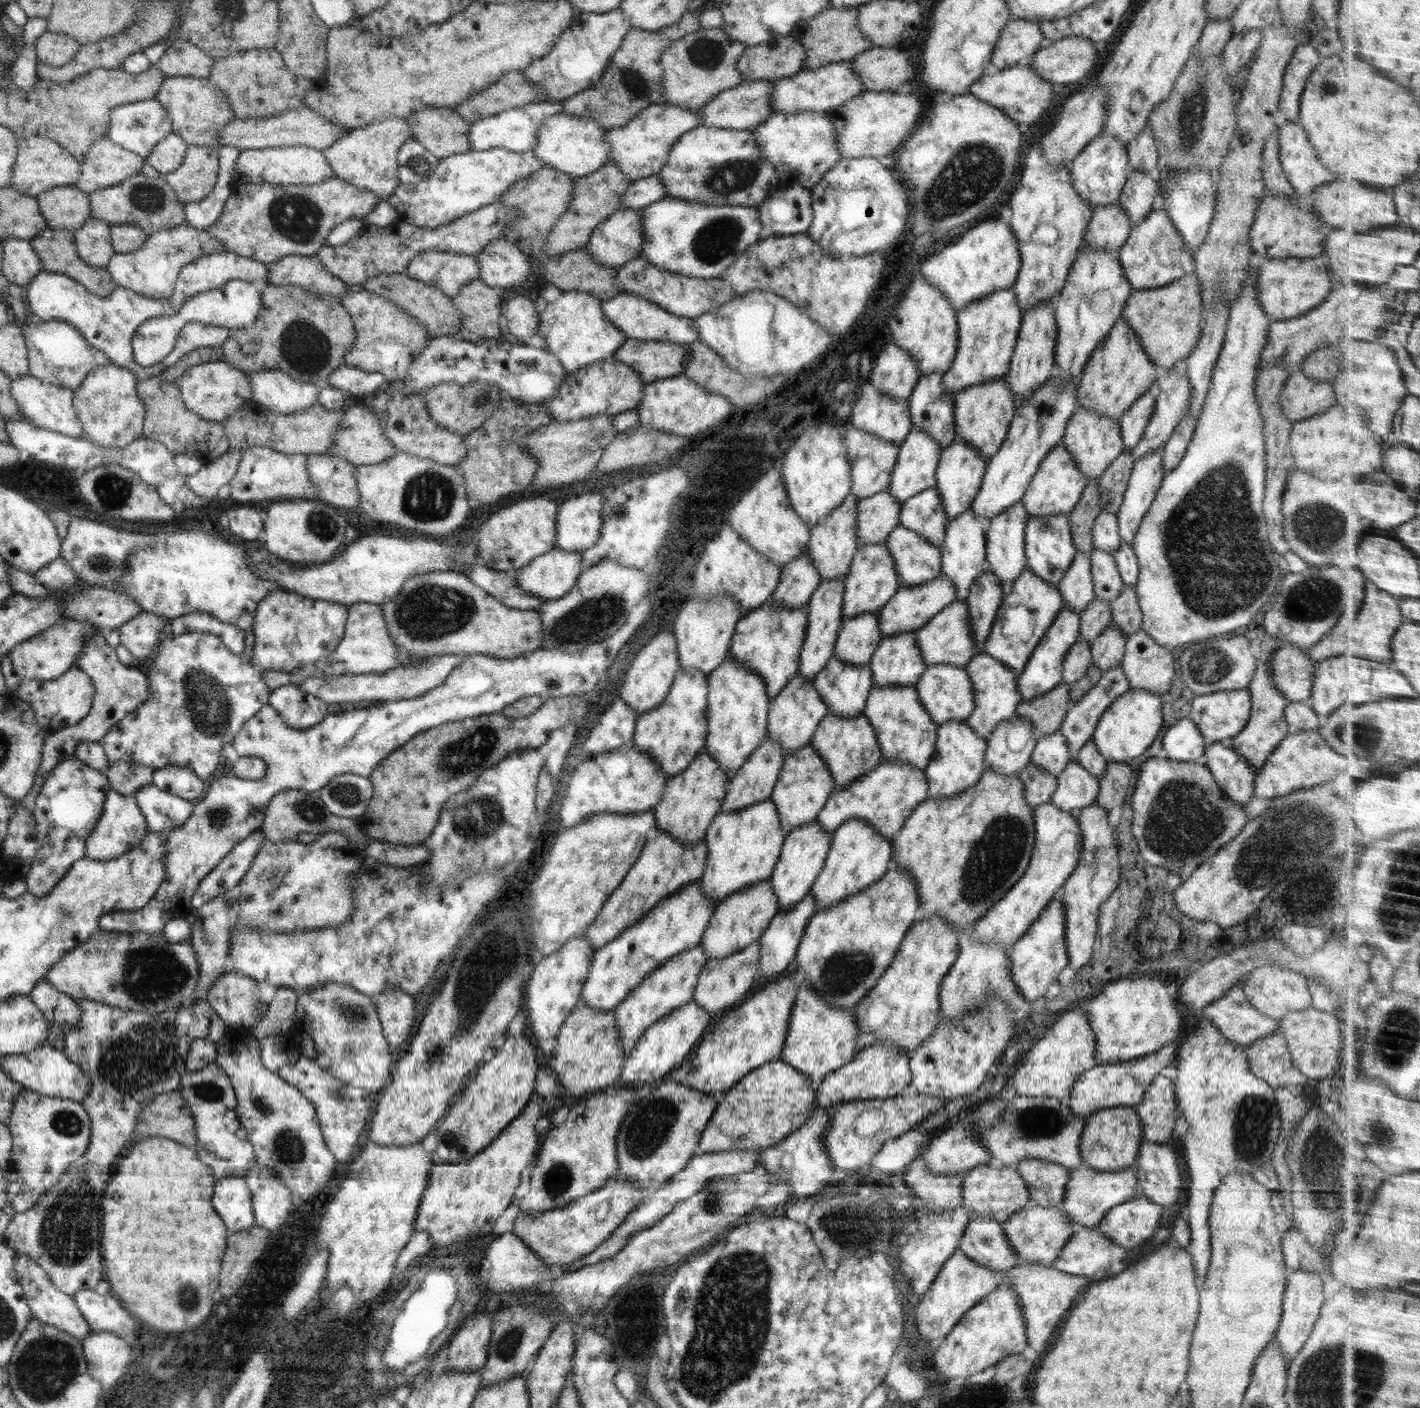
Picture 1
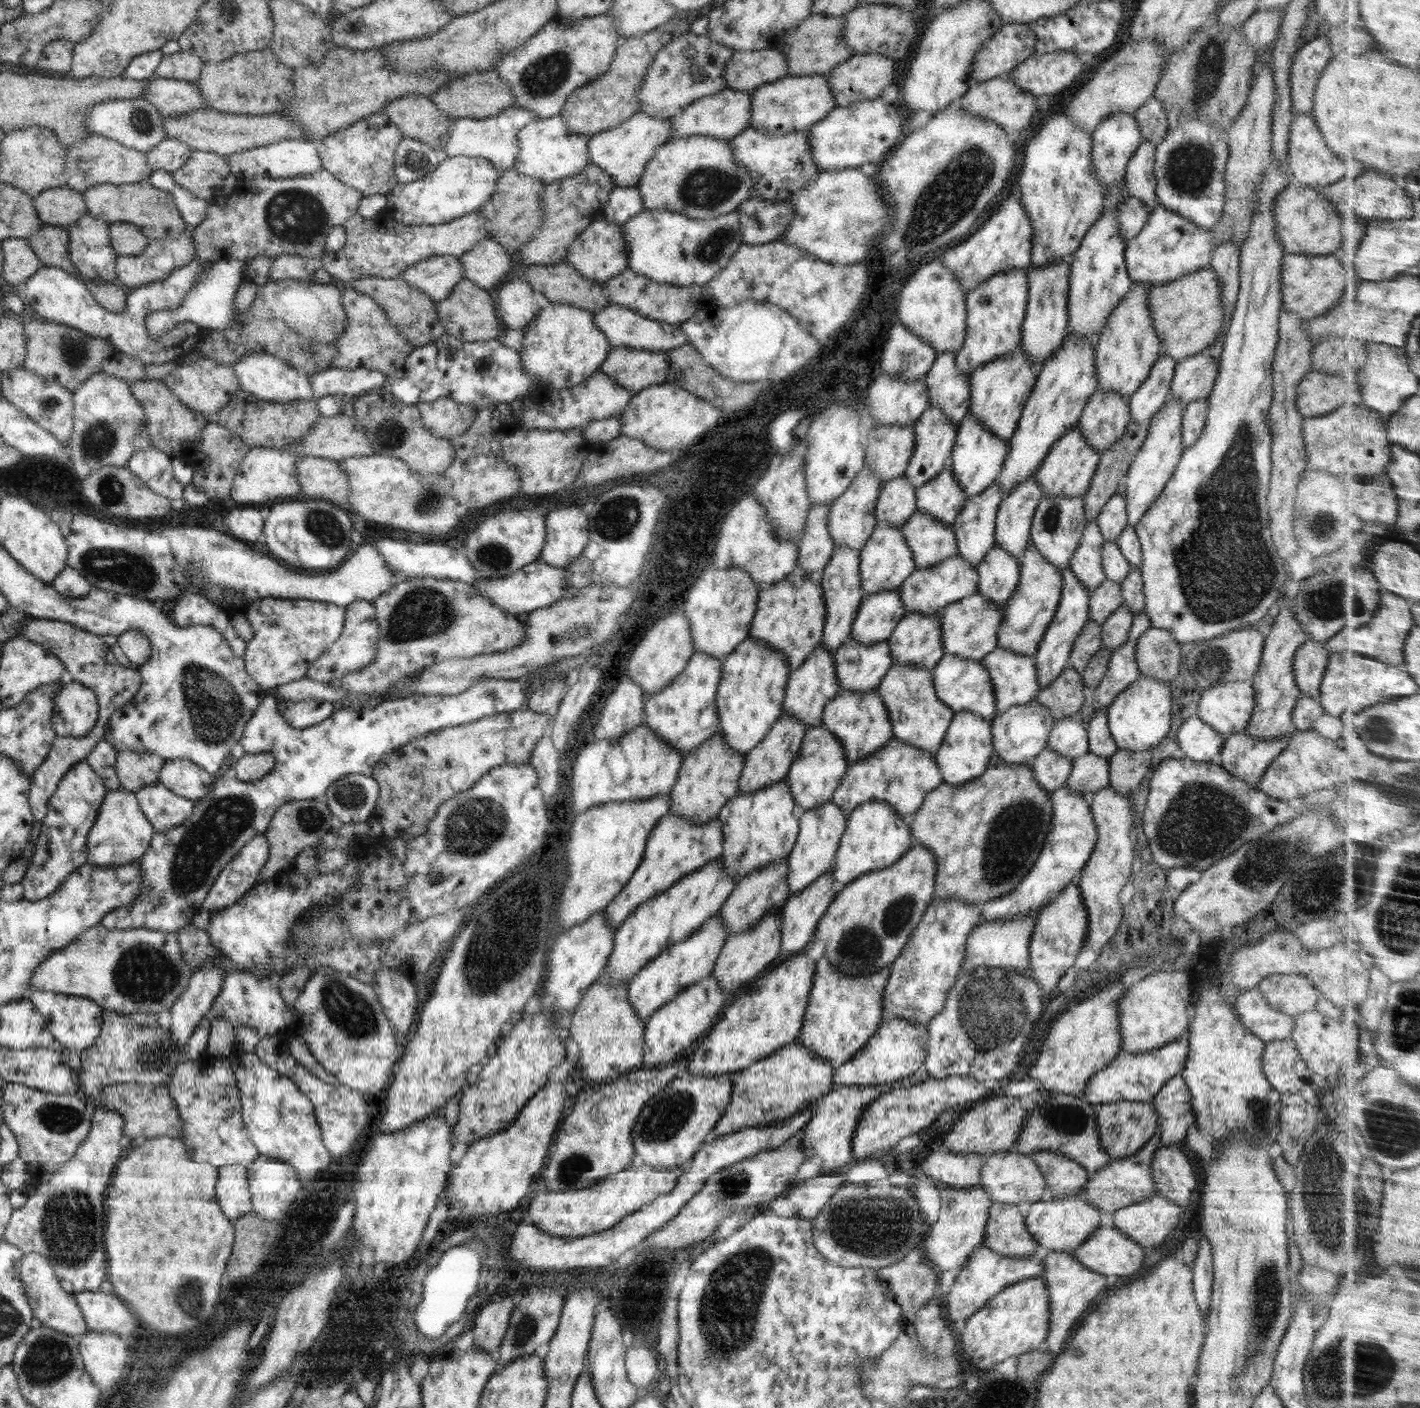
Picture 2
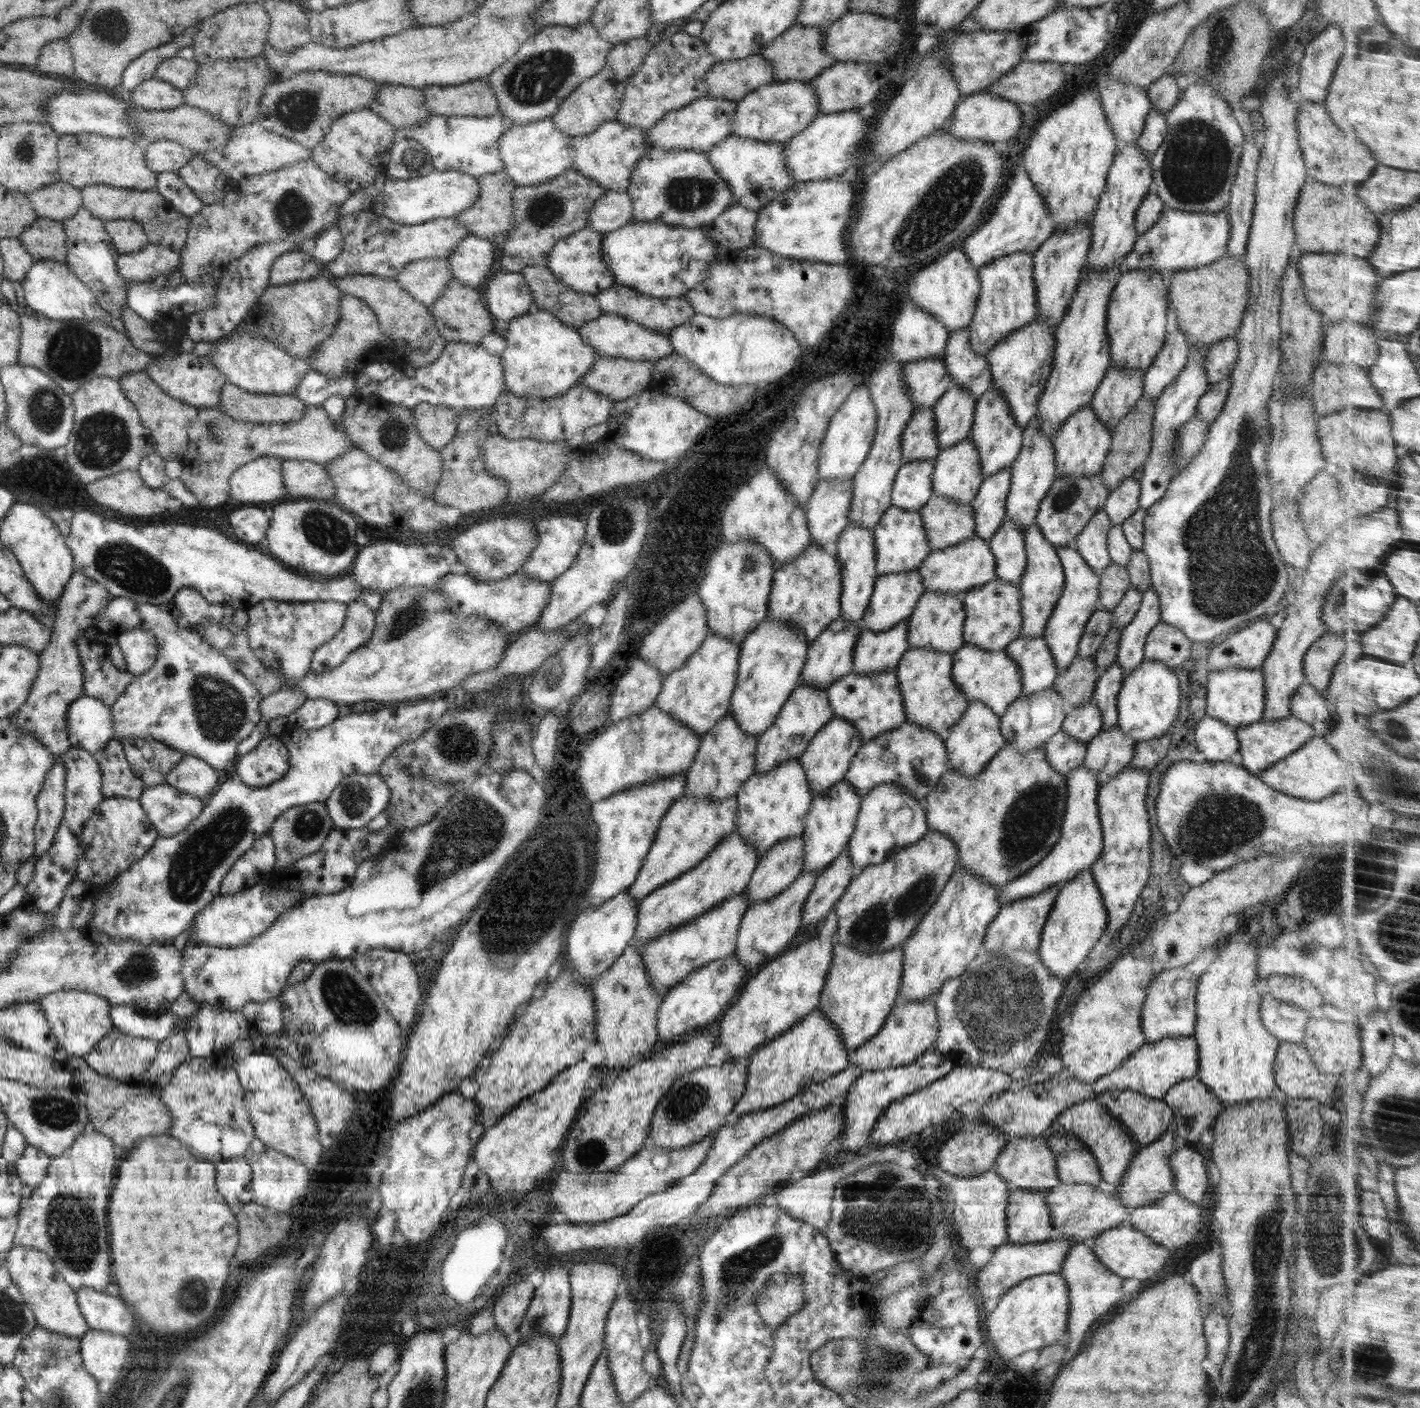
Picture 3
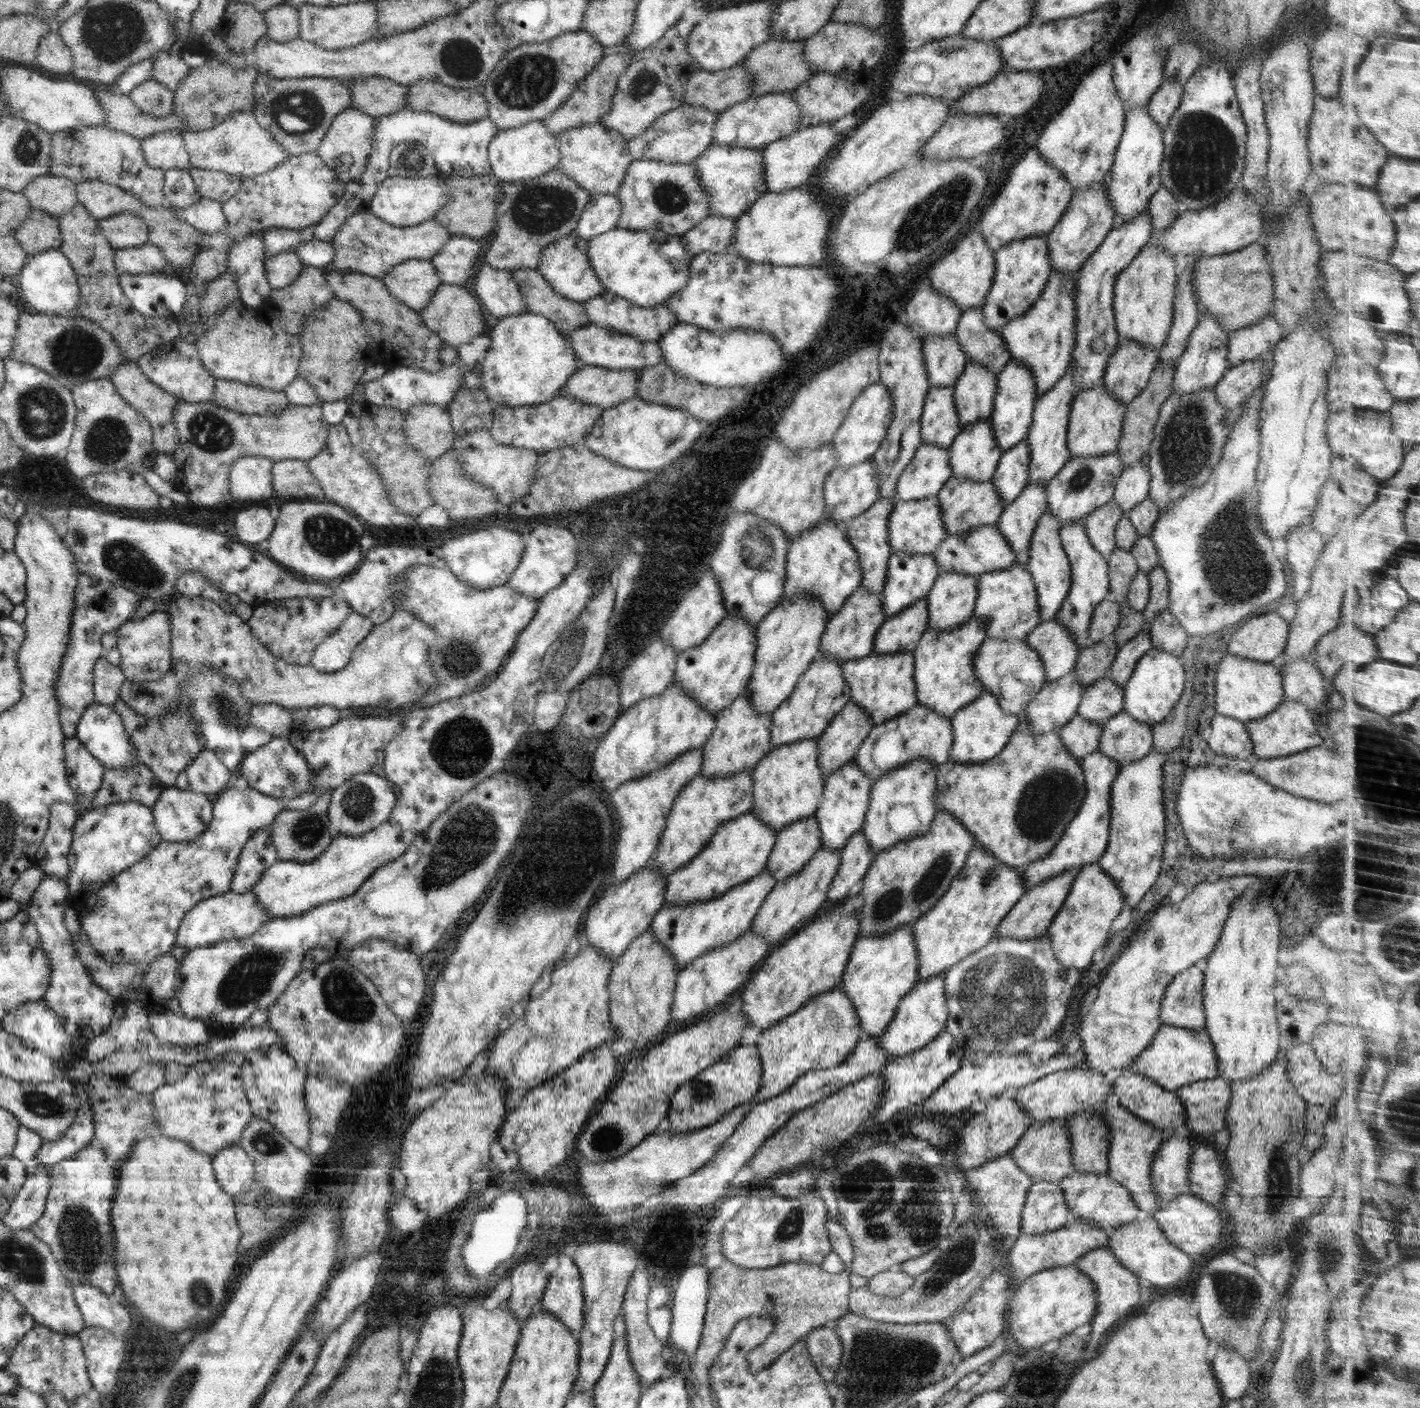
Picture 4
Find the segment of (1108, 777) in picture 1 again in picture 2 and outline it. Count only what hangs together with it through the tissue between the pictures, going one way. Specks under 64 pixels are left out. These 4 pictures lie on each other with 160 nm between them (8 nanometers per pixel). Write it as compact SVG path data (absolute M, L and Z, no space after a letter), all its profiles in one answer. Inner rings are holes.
M1117 750L1109 758L1109 786L1117 792L1134 791L1150 768L1151 751Z

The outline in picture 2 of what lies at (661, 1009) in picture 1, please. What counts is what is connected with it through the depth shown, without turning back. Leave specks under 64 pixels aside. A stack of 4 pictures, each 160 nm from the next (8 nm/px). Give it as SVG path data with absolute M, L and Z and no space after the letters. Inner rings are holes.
M716 914L682 942L674 943L651 958L627 984L630 1004L633 1004L641 1022L647 1023L655 1010L670 1002L679 992L708 978L727 938L727 930L723 928L721 916Z

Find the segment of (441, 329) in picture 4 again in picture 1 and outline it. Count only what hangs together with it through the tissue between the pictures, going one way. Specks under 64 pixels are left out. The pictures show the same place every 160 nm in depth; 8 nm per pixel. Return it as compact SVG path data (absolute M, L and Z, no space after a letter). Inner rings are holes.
M480 279L469 282L451 298L461 314L458 336L470 342L499 339L506 336L502 298L498 289Z

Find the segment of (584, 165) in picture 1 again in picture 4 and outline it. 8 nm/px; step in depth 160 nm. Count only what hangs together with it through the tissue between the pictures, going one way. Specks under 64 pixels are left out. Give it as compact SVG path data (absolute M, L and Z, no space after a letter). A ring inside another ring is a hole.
M540 121L498 130L490 142L488 155L491 164L490 174L507 183L530 180L557 170L561 159L556 137Z

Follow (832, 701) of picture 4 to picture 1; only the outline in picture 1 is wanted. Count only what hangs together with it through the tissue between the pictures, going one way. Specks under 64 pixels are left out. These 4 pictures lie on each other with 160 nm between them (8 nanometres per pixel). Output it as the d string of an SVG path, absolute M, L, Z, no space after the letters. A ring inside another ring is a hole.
M764 739L762 744L746 759L746 762L731 774L730 784L726 791L723 805L720 808L721 811L734 812L735 810L744 810L746 807L754 806L769 798L778 780L784 761L785 757L783 750L781 750L781 744L775 742L775 740Z

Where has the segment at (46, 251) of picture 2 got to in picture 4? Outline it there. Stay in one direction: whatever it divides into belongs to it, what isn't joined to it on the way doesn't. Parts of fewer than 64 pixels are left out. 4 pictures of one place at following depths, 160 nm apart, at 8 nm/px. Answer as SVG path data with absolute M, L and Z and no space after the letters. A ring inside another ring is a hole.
M38 209L30 210L26 221L13 235L28 256L43 250L59 249L62 242L58 218Z

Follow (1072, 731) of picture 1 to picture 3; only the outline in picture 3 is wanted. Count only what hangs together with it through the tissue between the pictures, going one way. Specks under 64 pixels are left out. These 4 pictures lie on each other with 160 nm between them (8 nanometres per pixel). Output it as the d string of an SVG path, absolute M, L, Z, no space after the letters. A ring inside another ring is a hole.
M1150 586L1150 589L1143 593L1142 602L1137 610L1136 617L1121 632L1116 661L1123 670L1122 679L1125 679L1144 660L1143 648L1152 628L1160 623L1160 611L1160 599L1158 599L1158 594L1154 591L1154 587Z

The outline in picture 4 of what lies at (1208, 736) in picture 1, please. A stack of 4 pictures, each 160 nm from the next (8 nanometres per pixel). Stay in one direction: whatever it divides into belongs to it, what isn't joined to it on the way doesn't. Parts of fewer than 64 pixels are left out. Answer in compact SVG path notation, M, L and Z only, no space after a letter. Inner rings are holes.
M1227 654L1218 664L1215 686L1216 712L1243 723L1265 717L1285 699L1283 676L1277 662L1266 663Z

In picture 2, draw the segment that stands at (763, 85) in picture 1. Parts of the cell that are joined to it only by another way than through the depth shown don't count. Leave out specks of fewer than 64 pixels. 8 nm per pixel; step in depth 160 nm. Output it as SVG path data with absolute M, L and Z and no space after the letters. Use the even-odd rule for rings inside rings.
M724 89L712 97L702 97L682 109L680 115L672 118L670 141L688 136L706 136L730 142L737 134L749 127L750 123L750 92L738 92Z

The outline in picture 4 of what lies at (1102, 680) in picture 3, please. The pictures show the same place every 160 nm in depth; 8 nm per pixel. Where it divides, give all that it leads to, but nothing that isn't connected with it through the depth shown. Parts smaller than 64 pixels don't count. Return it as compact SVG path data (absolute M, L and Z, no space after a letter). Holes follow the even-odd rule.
M1142 630L1134 639L1123 644L1117 652L1108 672L1109 677L1118 685L1124 686L1134 672L1140 657L1153 647L1150 630Z

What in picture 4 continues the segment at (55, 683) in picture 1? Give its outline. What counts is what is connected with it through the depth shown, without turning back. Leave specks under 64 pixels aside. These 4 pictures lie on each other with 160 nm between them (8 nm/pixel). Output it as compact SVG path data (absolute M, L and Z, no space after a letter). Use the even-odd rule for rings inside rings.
M98 702L88 705L76 725L75 737L105 767L121 769L141 763L137 760L137 750L124 728L123 720L112 705L102 705Z

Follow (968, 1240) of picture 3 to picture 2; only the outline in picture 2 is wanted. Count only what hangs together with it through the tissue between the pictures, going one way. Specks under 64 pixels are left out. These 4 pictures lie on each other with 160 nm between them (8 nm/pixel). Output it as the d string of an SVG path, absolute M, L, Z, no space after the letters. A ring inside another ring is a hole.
M937 1183L940 1195L940 1213L938 1220L929 1227L928 1232L920 1242L927 1260L939 1272L939 1281L935 1293L947 1293L957 1280L959 1270L965 1265L969 1254L981 1246L984 1240L985 1226L988 1222L989 1208L993 1200L978 1184L970 1189L948 1187Z

